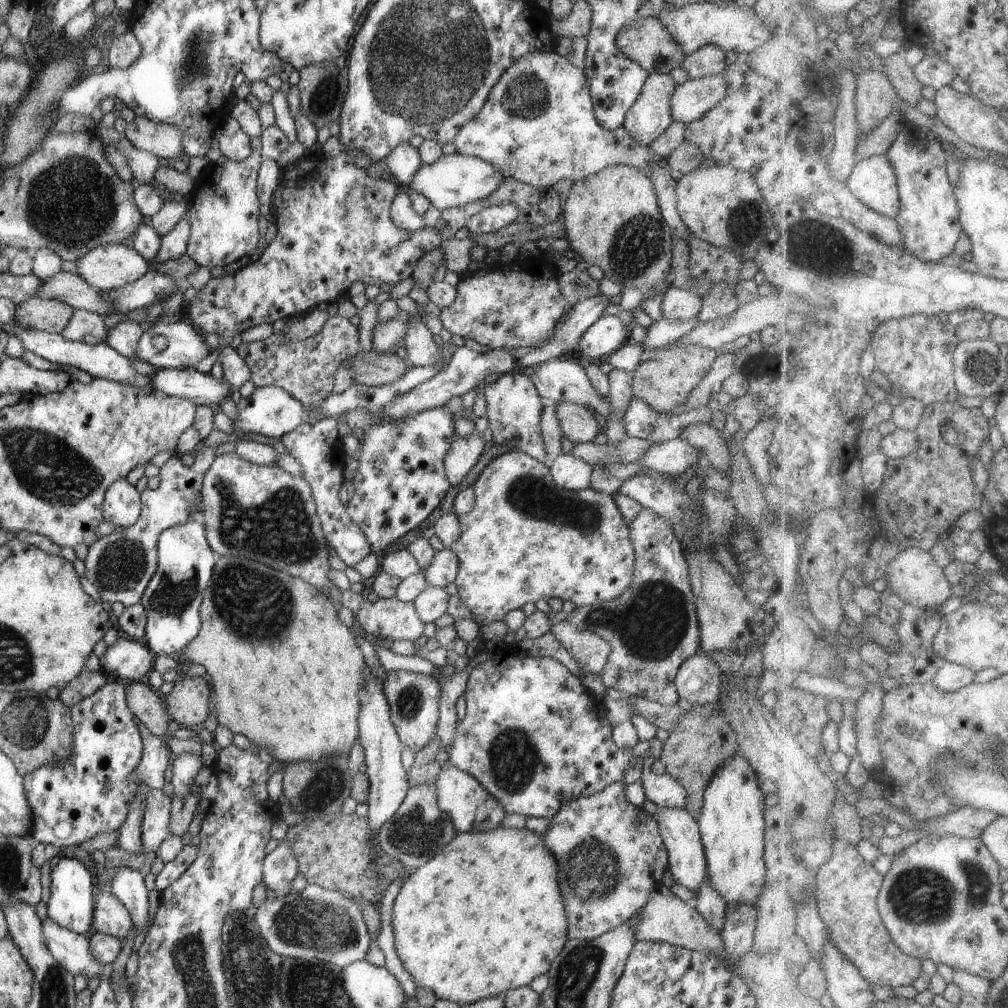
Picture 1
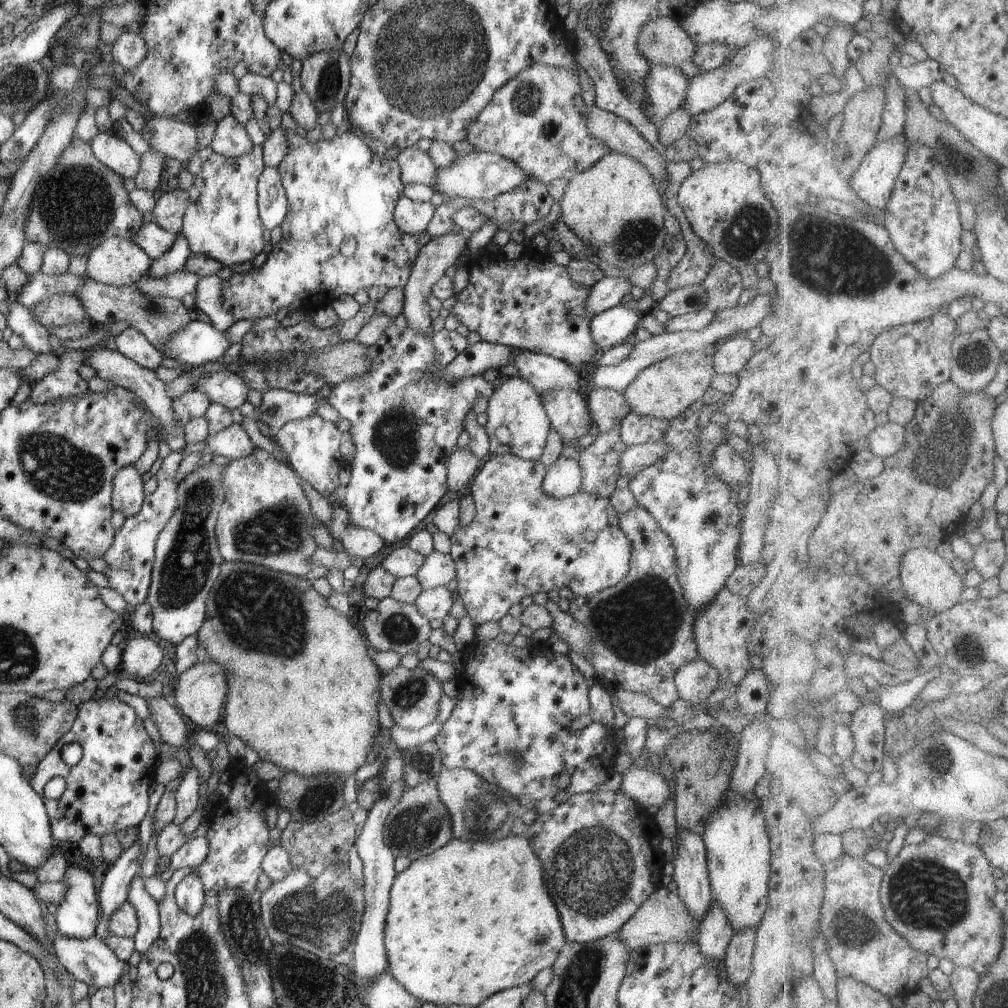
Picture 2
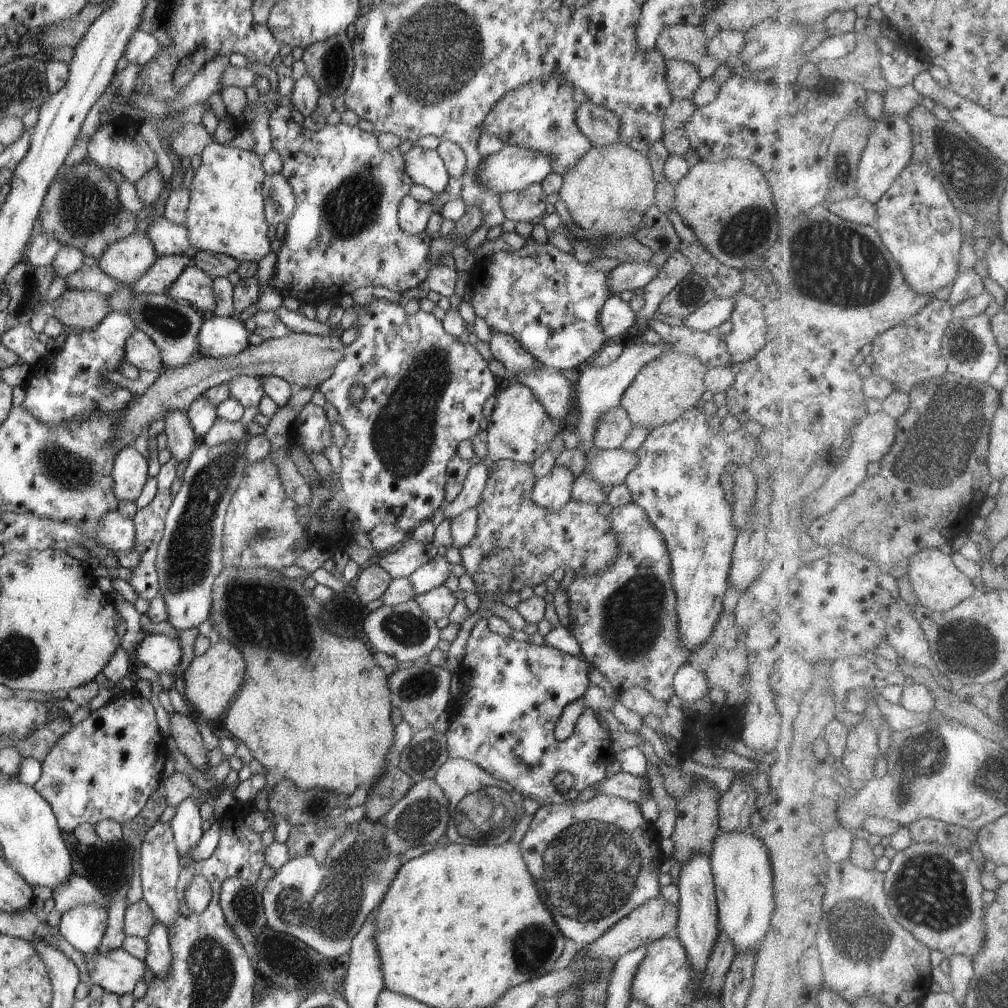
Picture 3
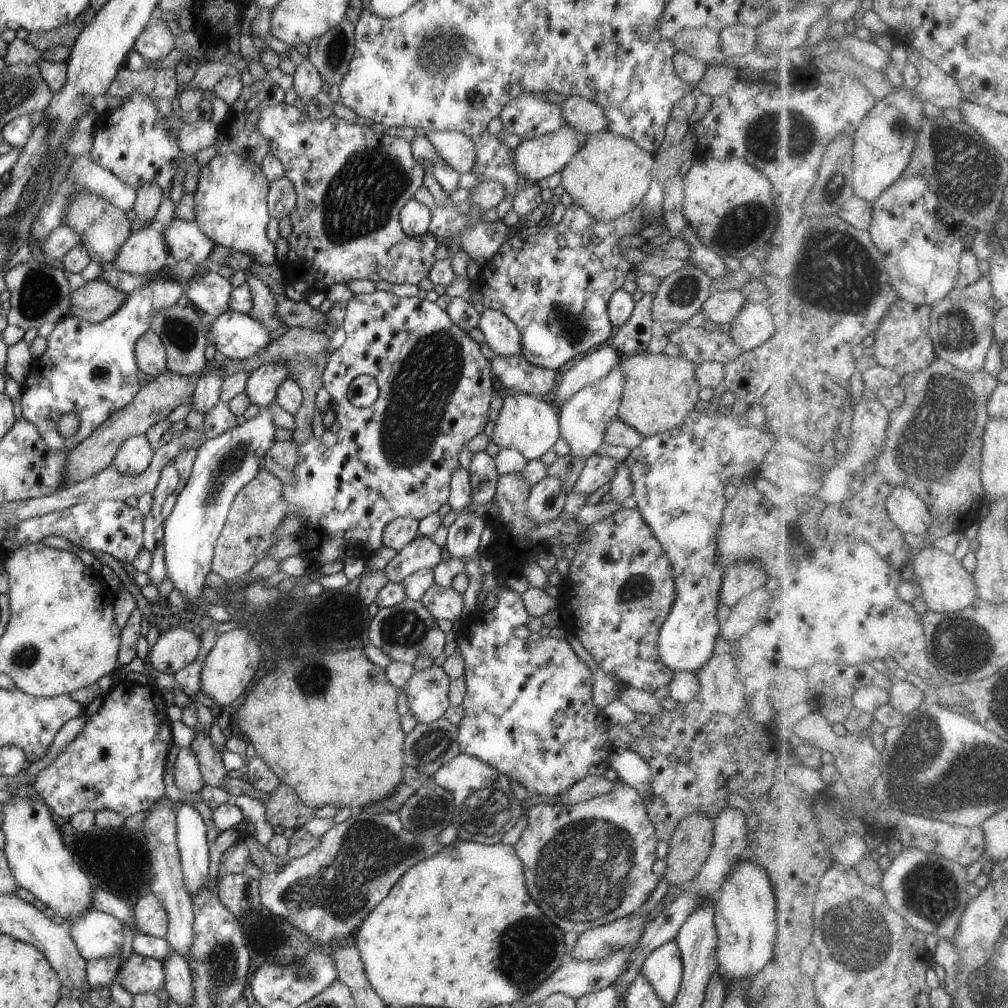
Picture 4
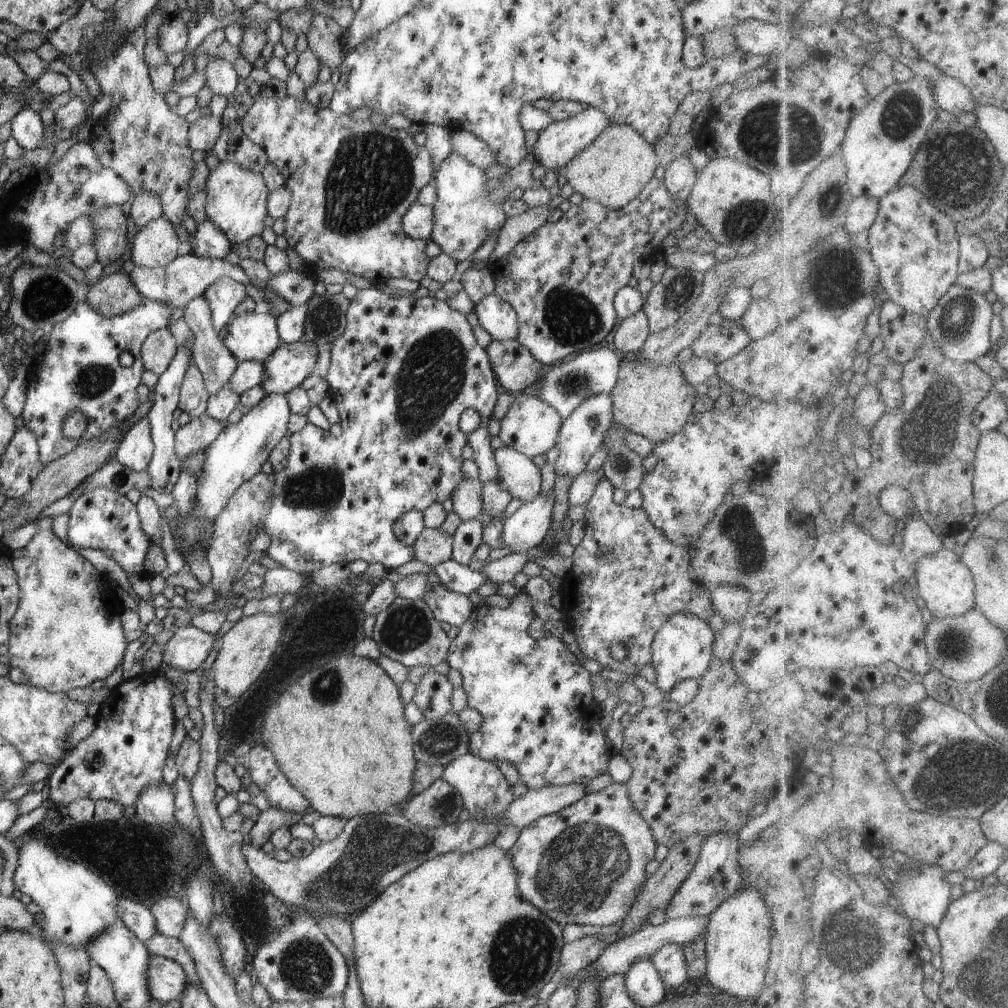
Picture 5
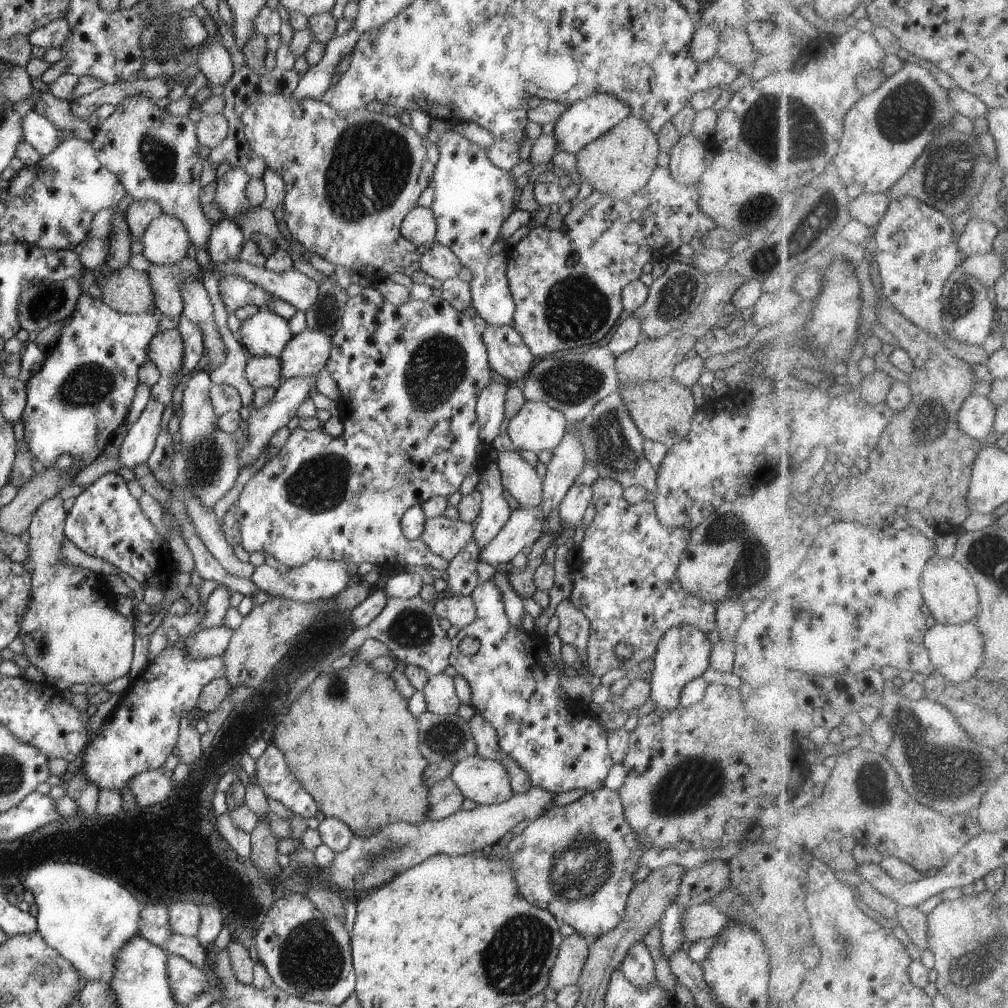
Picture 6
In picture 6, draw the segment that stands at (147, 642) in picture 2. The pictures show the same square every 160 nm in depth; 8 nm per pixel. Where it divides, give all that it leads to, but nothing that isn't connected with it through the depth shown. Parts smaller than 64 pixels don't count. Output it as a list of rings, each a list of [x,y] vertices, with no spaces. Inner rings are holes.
[[[224,625],[195,629],[187,638],[187,654],[190,659],[220,657],[232,635],[233,630]]]

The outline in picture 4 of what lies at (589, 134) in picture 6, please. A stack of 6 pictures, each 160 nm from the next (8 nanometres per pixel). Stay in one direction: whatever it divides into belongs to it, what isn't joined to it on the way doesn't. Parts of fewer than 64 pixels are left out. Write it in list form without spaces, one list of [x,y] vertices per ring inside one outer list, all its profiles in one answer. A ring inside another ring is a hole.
[[[565,124],[560,131],[550,135],[522,141],[513,150],[513,167],[521,176],[521,184],[534,184],[560,174],[587,138]]]

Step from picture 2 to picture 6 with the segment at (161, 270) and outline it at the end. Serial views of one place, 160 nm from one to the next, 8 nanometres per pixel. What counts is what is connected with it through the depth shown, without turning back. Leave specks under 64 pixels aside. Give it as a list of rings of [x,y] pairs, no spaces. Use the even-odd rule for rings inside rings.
[[[81,293],[57,343],[46,352],[40,370],[25,382],[24,438],[44,468],[56,466],[62,454],[80,459],[84,467],[106,448],[113,432],[126,421],[140,384],[138,368],[147,361],[148,345],[163,316],[157,308],[139,315],[122,314]]]

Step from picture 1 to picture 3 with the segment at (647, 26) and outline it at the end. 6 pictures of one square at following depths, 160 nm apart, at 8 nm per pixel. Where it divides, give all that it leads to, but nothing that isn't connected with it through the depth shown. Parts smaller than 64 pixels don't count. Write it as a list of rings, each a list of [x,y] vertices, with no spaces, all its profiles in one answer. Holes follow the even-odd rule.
[[[679,24],[665,26],[657,36],[655,48],[665,60],[676,59],[688,64],[696,64],[706,55],[710,36],[700,26]]]

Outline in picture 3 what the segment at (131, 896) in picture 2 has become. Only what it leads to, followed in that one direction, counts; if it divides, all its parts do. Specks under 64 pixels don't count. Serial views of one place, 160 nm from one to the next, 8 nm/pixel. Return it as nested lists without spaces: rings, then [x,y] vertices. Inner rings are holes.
[[[158,921],[146,936],[147,953],[144,962],[149,965],[154,976],[163,977],[168,971],[172,960],[169,928]]]

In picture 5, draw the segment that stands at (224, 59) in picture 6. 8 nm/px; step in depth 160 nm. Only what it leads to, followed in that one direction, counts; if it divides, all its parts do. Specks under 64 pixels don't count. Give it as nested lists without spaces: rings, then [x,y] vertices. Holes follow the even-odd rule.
[[[210,57],[208,65],[203,70],[206,84],[214,95],[225,96],[227,99],[233,95],[239,76],[234,65],[220,57]]]

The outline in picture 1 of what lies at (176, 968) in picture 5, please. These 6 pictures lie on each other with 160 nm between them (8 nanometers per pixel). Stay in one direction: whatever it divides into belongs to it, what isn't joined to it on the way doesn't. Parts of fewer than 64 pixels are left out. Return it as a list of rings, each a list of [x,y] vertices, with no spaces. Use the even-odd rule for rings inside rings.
[[[48,918],[42,921],[42,926],[46,946],[58,965],[67,968],[74,976],[102,976],[104,965],[90,952],[89,934],[76,934]]]

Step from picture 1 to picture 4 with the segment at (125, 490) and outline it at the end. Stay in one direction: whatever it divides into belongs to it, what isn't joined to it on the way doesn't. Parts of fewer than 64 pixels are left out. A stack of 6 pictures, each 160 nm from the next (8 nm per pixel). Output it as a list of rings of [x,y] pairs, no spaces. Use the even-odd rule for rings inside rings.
[[[132,435],[120,445],[114,457],[112,468],[121,475],[135,477],[142,474],[150,464],[155,450],[151,448],[144,435]]]

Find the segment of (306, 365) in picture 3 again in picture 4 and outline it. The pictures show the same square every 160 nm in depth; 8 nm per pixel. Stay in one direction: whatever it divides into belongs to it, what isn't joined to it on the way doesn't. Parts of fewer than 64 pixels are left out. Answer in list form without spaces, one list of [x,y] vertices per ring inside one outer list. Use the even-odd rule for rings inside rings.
[[[288,327],[282,336],[278,339],[271,340],[266,347],[259,350],[254,356],[246,357],[244,360],[237,361],[236,359],[226,358],[220,353],[215,354],[215,359],[210,362],[216,362],[218,367],[221,367],[221,377],[232,376],[236,373],[251,373],[262,365],[274,363],[277,365],[285,365],[287,368],[290,380],[293,380],[302,389],[303,401],[293,417],[295,418],[296,427],[292,432],[292,441],[298,446],[303,445],[310,437],[312,433],[312,417],[316,412],[316,406],[314,405],[314,399],[316,393],[321,387],[321,376],[323,370],[326,368],[328,359],[332,352],[329,351],[329,344],[331,337],[327,333],[318,332],[312,329],[304,327]],[[166,370],[154,377],[152,382],[141,386],[130,404],[113,412],[108,420],[105,420],[90,436],[67,454],[67,472],[61,488],[79,483],[112,466],[114,457],[125,440],[132,435],[144,435],[151,426],[166,419],[168,414],[180,404],[189,405],[200,377],[200,373],[184,376]]]

